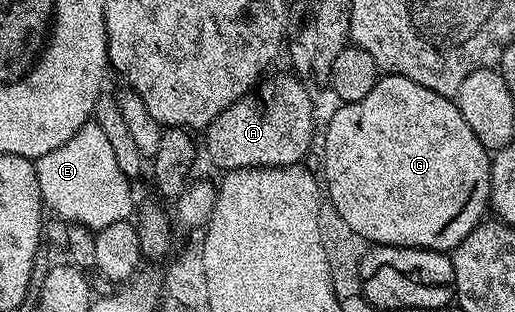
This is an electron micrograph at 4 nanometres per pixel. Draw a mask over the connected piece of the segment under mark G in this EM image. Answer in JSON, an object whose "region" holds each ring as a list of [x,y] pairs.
{"region":[[[388,74],[379,77],[376,88],[372,88],[372,92],[368,92],[368,96],[364,96],[364,100],[360,100],[359,102],[348,102],[339,105],[337,108],[339,110],[331,116],[330,123],[326,126],[326,182],[324,178],[324,190],[328,195],[328,202],[335,206],[337,212],[339,212],[339,216],[343,218],[348,229],[354,229],[359,236],[370,244],[377,244],[379,246],[417,246],[420,250],[441,250],[443,252],[450,252],[453,251],[455,246],[459,246],[461,242],[477,228],[479,222],[483,221],[485,214],[482,213],[487,213],[488,203],[490,201],[490,164],[492,158],[486,146],[480,144],[480,140],[476,140],[476,132],[472,132],[472,128],[468,128],[468,120],[464,120],[464,116],[460,112],[457,101],[432,92],[432,88],[424,88],[424,84],[416,84],[416,80],[408,80],[404,76]]]}

